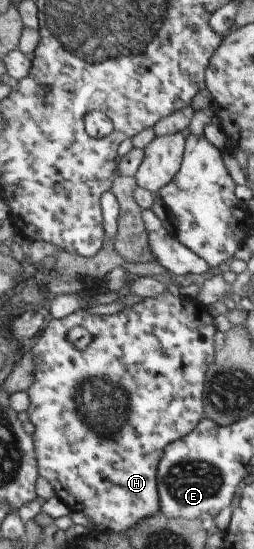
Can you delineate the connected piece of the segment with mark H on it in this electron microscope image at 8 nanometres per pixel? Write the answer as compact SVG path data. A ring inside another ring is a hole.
M167 291L157 298L143 300L130 308L124 308L115 315L97 316L97 314L89 314L85 309L80 309L65 319L49 318L45 330L37 337L32 348L36 371L34 372L34 382L27 391L29 396L27 413L29 421L35 426L32 438L36 444L39 474L52 485L56 497L66 503L72 512L80 512L89 517L97 530L115 533L127 532L144 519L161 512L158 472L166 448L170 443L183 439L195 431L205 418L205 384L209 368L216 360L215 332L217 332L217 328L215 328L213 319L213 316L200 305L198 298L177 297ZM77 325L87 328L93 336L91 344L83 351L75 350L73 344L67 340L67 332Z

